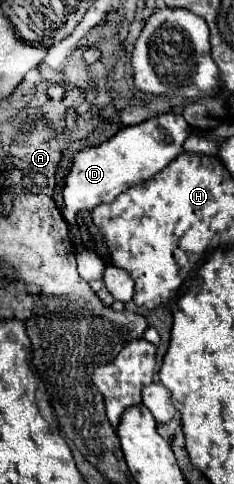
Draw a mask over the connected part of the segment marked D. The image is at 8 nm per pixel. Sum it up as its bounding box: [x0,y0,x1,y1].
[64,114,192,222]

